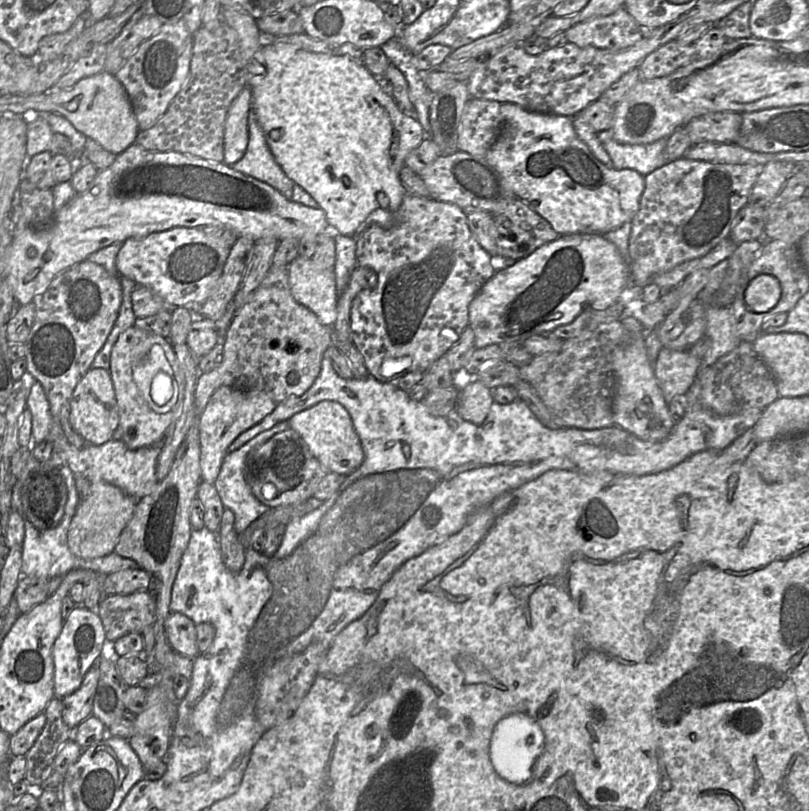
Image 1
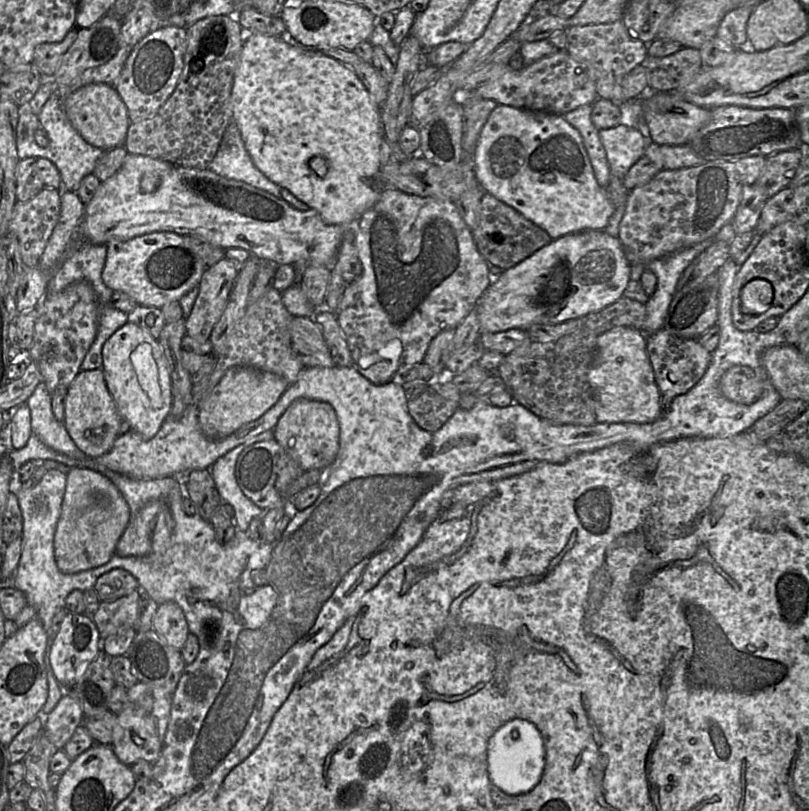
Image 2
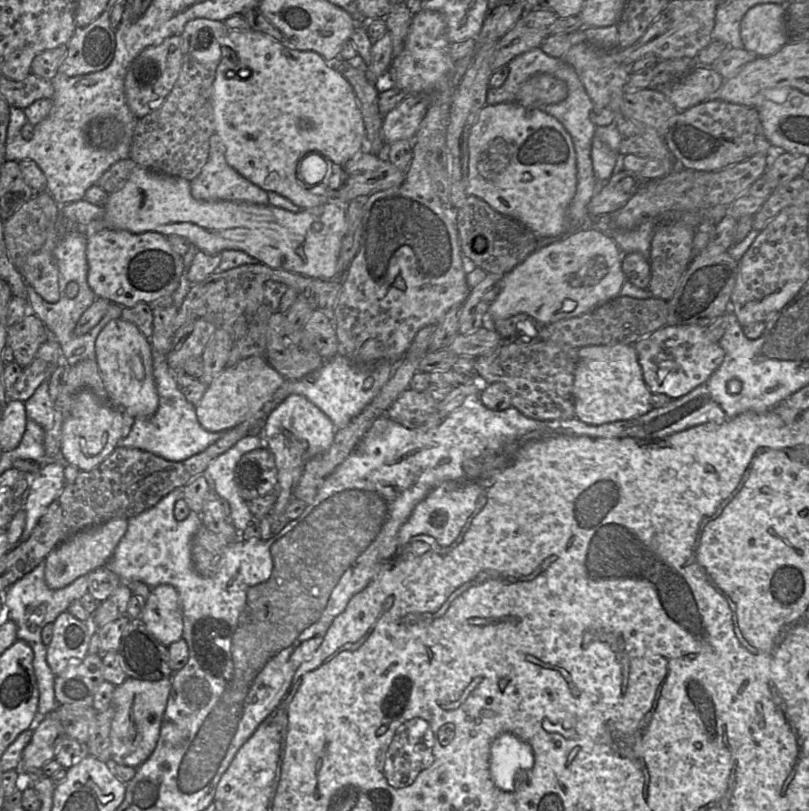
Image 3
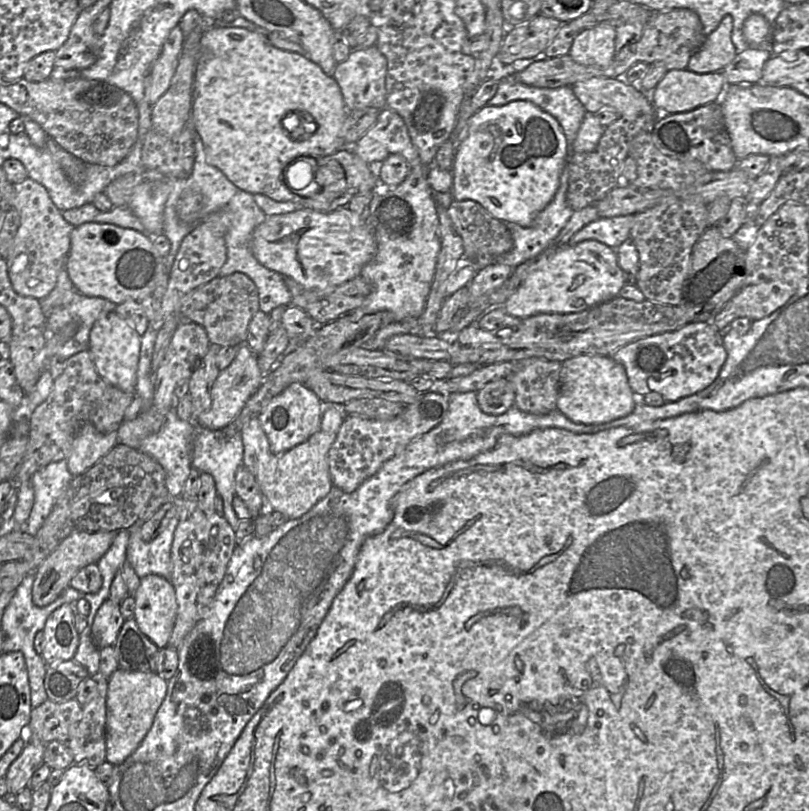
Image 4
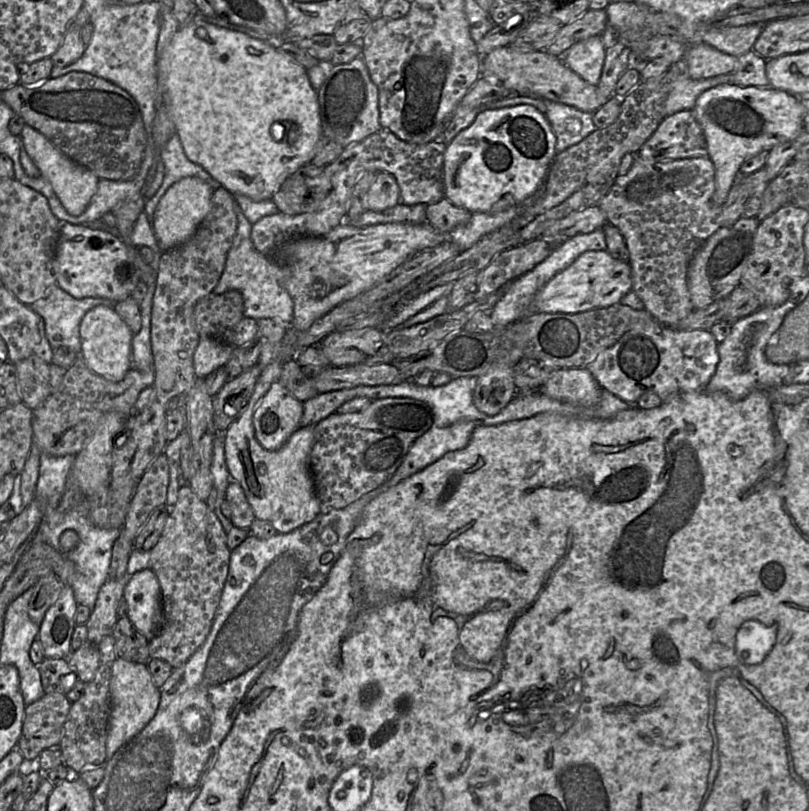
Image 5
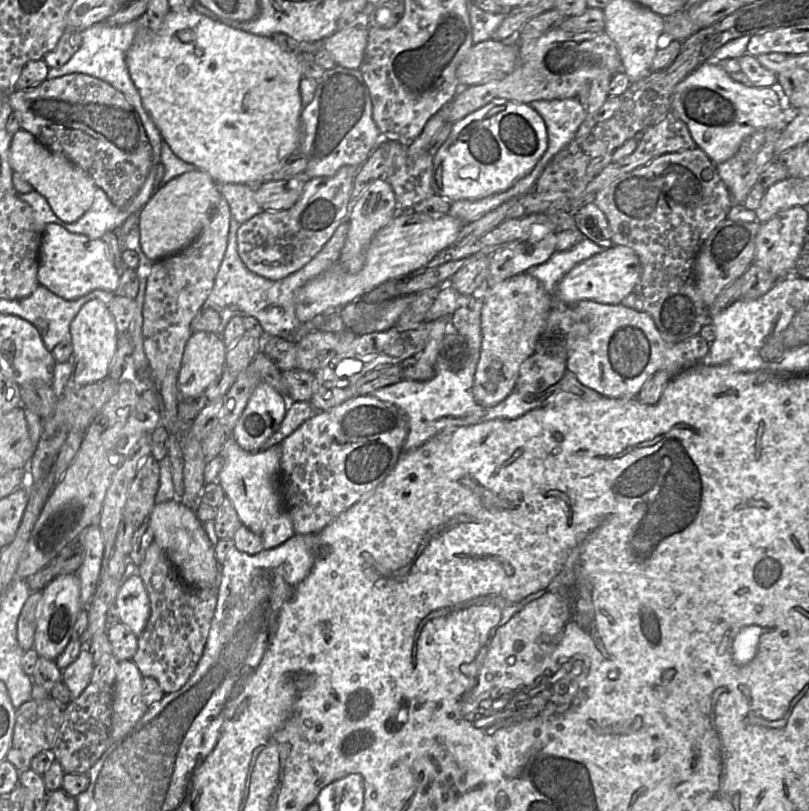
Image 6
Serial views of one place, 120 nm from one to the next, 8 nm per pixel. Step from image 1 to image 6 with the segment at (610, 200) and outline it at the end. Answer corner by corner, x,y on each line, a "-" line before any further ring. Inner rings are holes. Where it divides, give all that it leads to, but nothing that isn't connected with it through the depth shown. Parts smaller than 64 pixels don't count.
510,100
492,101
452,125
448,138
434,156
435,193
452,203
457,200
478,200
504,192
534,169
547,147
546,124
529,104

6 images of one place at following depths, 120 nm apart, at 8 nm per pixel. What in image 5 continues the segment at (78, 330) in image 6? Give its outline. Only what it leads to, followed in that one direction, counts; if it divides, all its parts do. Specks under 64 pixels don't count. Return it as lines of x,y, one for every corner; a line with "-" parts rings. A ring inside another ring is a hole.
99,305
90,309
80,322
80,357
96,375
110,382
121,381
132,368
131,343
133,333
111,308

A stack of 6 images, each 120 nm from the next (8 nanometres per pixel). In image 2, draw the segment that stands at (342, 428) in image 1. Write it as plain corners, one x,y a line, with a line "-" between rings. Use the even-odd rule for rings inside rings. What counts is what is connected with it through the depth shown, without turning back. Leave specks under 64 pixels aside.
299,398
279,418
274,438
303,471
329,469
339,451
340,426
334,408
327,402

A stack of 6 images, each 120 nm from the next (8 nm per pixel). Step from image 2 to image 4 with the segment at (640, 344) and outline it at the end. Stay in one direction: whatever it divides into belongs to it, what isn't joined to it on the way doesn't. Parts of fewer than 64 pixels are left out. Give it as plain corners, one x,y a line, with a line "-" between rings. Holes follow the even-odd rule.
579,355
561,363
557,409
574,422
583,424
605,423
630,414
638,401
631,389
625,368
610,355

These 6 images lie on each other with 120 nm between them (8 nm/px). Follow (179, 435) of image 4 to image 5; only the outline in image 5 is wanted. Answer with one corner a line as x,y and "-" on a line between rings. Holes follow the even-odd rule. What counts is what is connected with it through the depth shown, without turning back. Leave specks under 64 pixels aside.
217,434
215,436
210,470
213,478
213,486
217,491
214,512
219,518
224,530
228,533
234,526
231,521
224,516
221,510
221,505
225,501
226,490
231,482
231,477
225,460
223,434

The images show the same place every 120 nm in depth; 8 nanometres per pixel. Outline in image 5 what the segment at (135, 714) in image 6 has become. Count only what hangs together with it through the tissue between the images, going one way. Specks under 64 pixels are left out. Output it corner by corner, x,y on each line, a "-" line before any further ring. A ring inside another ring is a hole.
121,658
111,664
110,717
106,740
106,758
113,755
124,744
139,734
155,716
159,706
161,689
153,682
148,667

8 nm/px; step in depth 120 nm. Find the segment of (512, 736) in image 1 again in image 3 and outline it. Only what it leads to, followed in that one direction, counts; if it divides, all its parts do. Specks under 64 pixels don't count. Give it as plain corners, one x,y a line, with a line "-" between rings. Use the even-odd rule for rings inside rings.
501,733
491,742
489,749
489,772
494,785
508,790
511,783
517,783
520,773
527,772
534,765
534,753
528,743
511,733

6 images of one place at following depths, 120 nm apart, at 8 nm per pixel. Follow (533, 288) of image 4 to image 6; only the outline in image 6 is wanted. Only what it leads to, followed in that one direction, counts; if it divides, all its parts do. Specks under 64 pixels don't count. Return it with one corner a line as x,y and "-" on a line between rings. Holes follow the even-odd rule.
613,245
605,248
571,269
557,284
553,298
558,304
570,305
580,300
619,304
634,291
641,276
639,257
629,247

